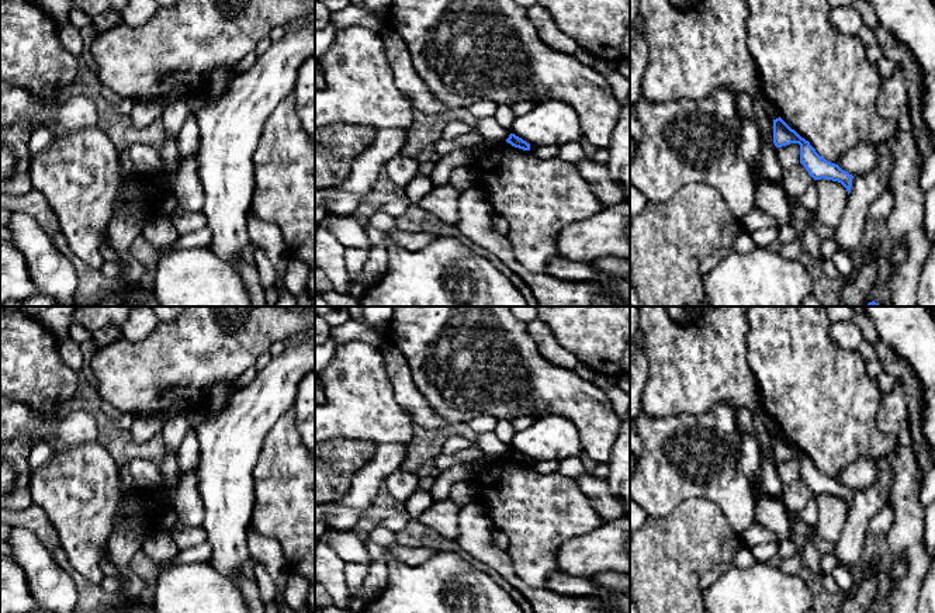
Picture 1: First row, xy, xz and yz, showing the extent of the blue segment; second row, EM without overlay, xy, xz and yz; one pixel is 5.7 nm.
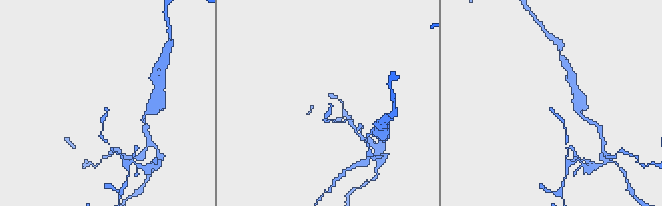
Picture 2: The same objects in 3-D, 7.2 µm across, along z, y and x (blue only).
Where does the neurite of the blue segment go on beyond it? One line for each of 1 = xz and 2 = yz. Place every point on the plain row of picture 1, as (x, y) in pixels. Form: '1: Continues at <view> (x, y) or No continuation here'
1: No continuation here
2: No continuation here

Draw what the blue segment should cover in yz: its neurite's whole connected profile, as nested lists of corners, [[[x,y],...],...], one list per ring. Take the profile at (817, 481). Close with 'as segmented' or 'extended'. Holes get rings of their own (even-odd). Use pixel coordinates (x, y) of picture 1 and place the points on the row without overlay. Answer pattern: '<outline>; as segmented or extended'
[[[780,432],[773,434],[773,458],[776,463],[799,458],[800,478],[814,495],[827,493],[838,496],[846,503],[848,509],[851,508],[853,491],[820,471],[810,457],[801,453]]]; as segmented

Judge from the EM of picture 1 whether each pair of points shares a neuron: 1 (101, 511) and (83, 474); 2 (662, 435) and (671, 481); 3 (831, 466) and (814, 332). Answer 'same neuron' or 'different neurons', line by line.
1: same neuron
2: same neuron
3: same neuron

